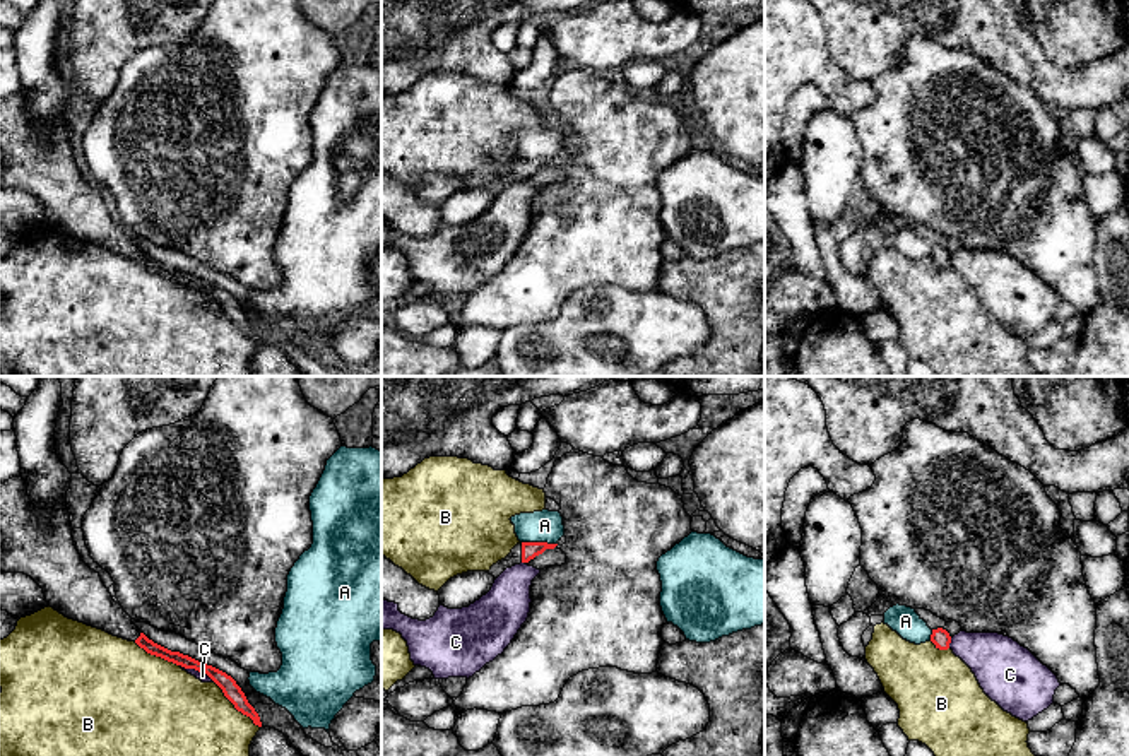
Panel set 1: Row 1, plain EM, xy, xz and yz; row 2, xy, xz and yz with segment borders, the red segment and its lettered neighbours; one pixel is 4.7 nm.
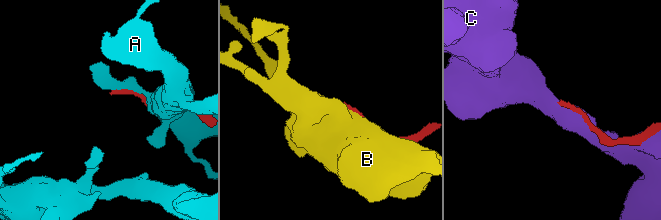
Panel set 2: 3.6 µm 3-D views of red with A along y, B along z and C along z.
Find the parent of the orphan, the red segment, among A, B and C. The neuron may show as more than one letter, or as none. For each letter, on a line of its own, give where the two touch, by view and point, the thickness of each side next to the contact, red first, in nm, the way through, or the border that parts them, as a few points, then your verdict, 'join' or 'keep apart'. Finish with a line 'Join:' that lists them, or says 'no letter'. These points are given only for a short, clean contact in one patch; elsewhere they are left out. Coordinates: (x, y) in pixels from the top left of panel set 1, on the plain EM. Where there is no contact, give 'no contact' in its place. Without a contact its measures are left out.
A: contact xz (539, 159); calibres 80 and 150 nm; keep apart
B: contact xy (235, 324); calibres 80 and 500 nm; keep apart
C: contact xy (197, 286); calibres 80 and 50 nm; keep apart
Join: no letter

